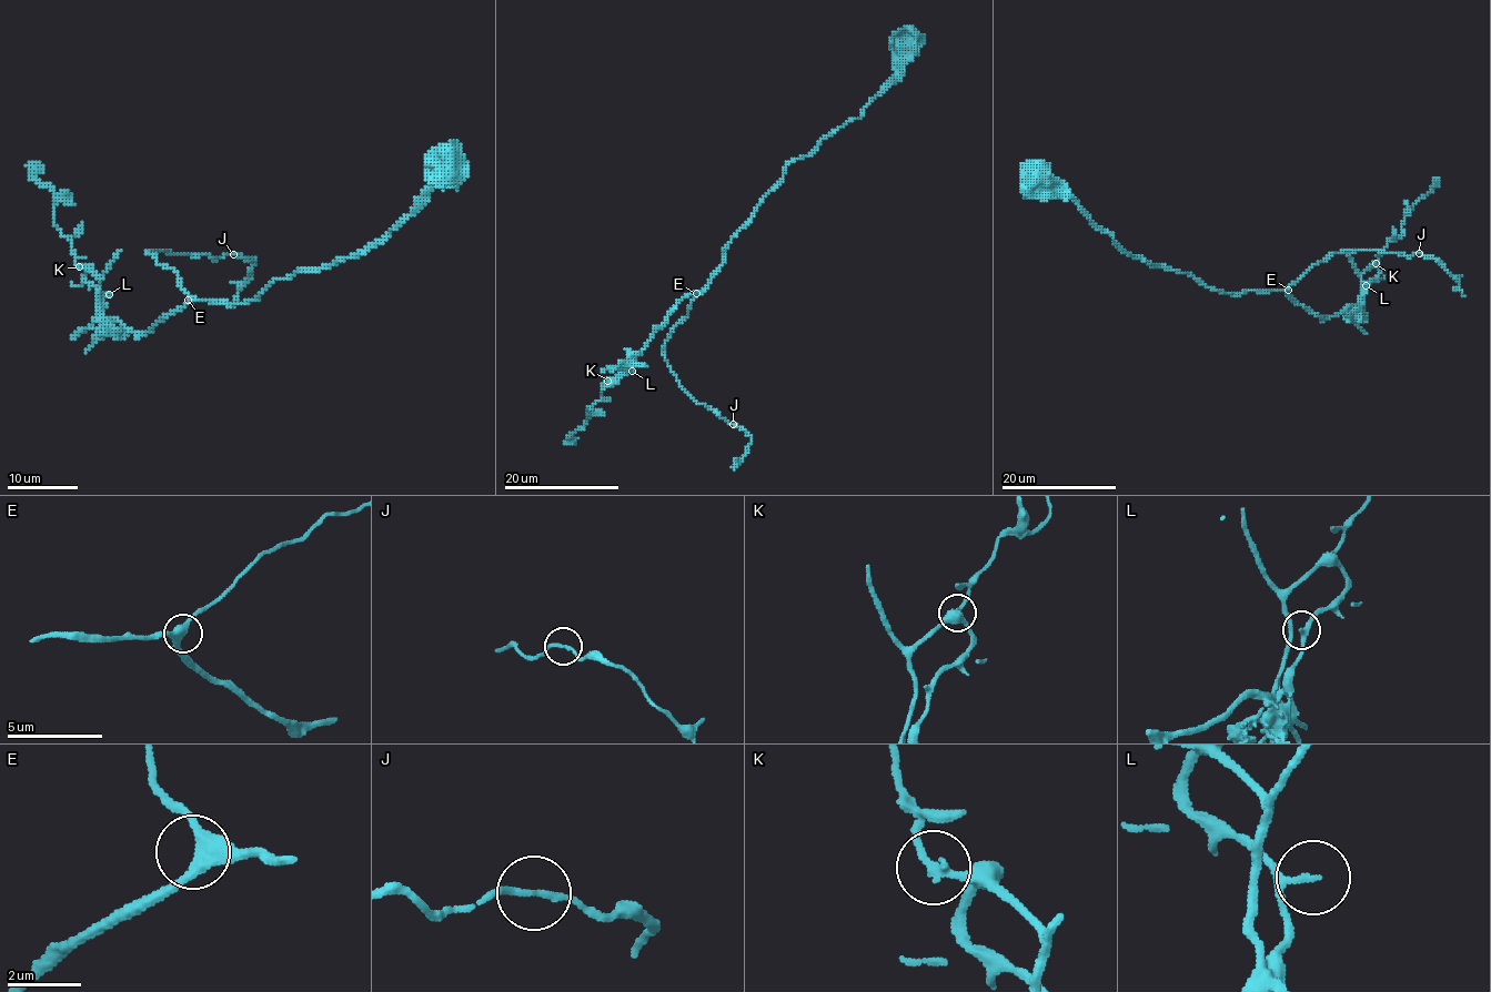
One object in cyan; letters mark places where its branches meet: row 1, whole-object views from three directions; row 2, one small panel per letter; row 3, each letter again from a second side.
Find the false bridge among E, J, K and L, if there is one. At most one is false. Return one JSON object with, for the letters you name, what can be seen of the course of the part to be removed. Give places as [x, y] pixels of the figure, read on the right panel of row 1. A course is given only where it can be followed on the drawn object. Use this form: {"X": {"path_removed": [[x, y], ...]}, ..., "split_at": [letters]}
{"split_at": []}

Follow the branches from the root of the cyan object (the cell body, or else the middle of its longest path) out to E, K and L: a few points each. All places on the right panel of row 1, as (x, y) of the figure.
E: (1037, 175), (1050, 175), (1128, 255), (1140, 256), (1151, 265), (1187, 272), (1205, 285), (1225, 292), (1288, 290)
K: (1037, 175), (1050, 175), (1128, 255), (1225, 292), (1283, 290), (1331, 316), (1358, 304), (1374, 263)
L: (1037, 175), (1050, 175), (1128, 255), (1210, 289), (1283, 290), (1309, 311), (1331, 316), (1356, 305), (1367, 285)

